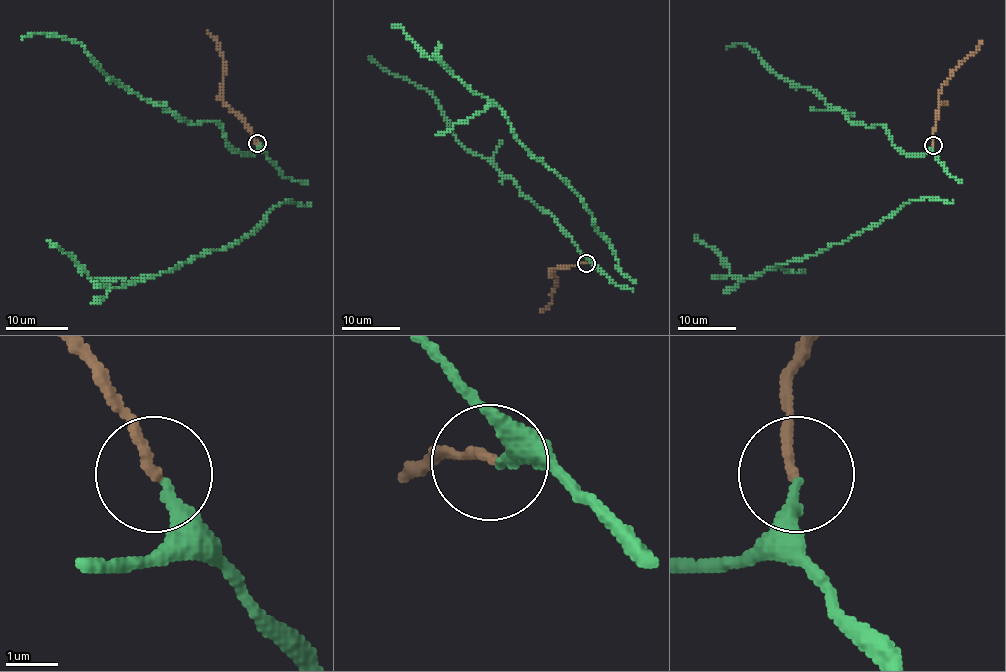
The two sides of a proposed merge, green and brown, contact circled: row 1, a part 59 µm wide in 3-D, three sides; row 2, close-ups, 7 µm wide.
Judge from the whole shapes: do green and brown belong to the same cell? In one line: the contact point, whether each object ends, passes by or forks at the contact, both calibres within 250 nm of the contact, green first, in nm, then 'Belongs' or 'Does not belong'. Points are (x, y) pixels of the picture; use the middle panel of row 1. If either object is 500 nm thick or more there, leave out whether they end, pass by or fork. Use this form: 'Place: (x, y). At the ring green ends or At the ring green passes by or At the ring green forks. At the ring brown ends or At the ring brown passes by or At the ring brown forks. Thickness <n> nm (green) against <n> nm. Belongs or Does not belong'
Place: (586, 263). At the ring green ends. At the ring brown ends. Thickness 280 nm (green) against 190 nm. Belongs

